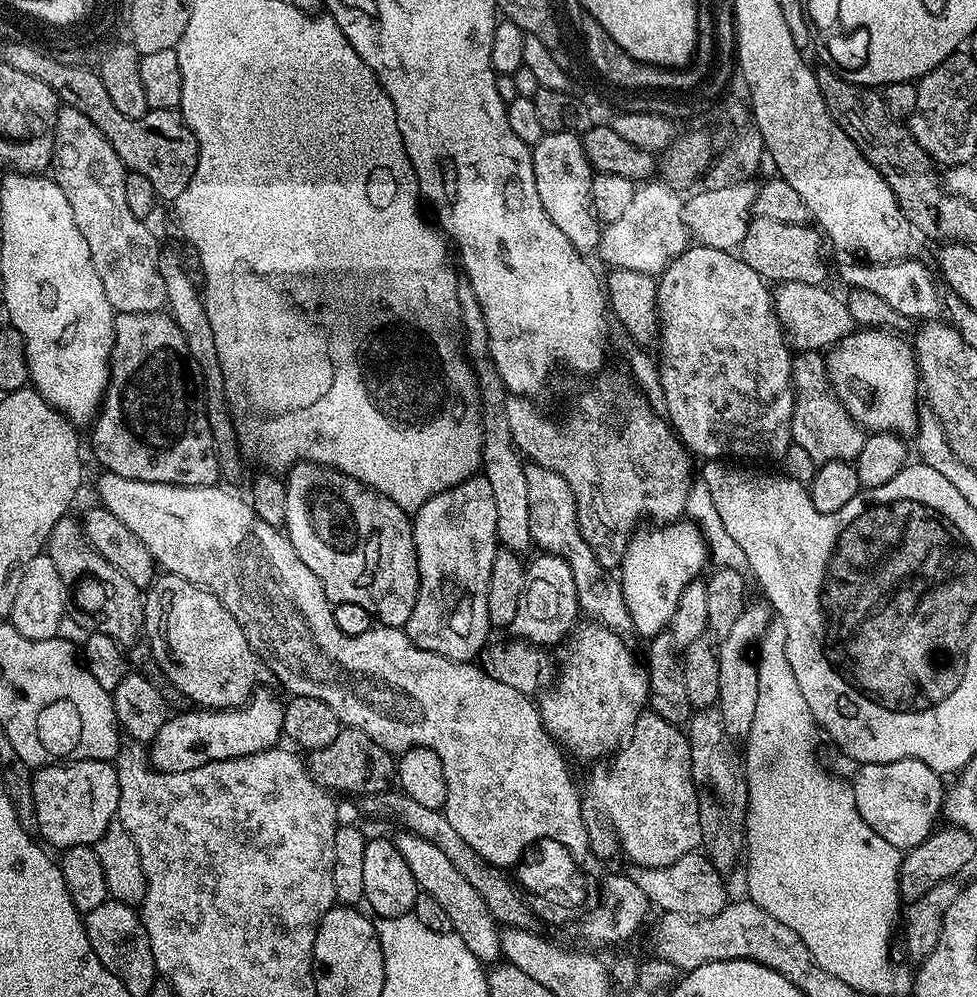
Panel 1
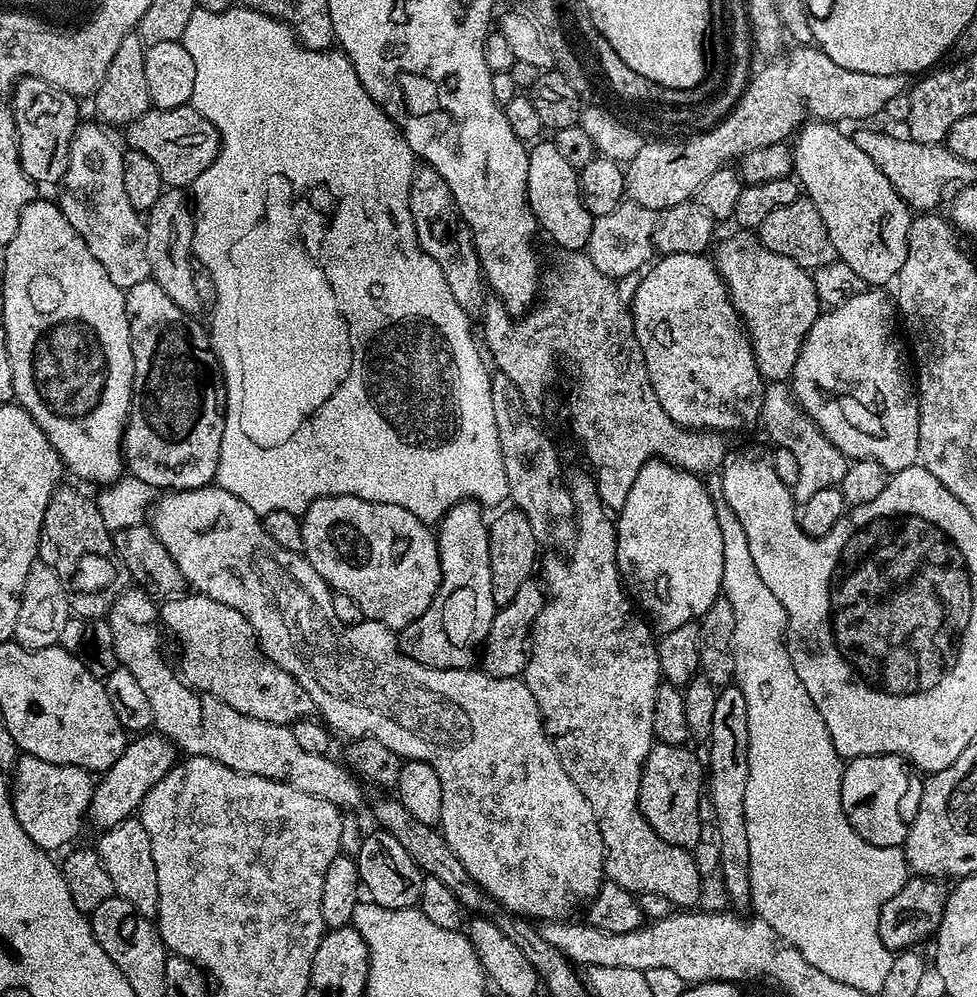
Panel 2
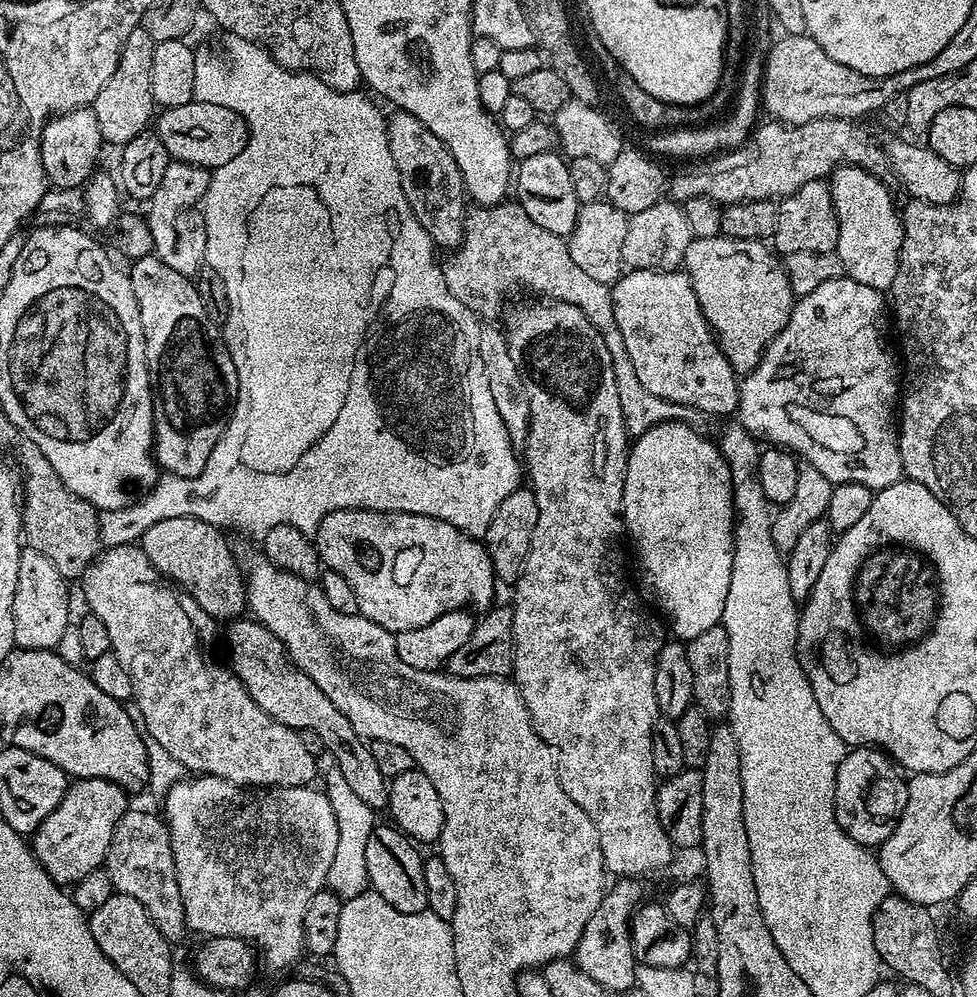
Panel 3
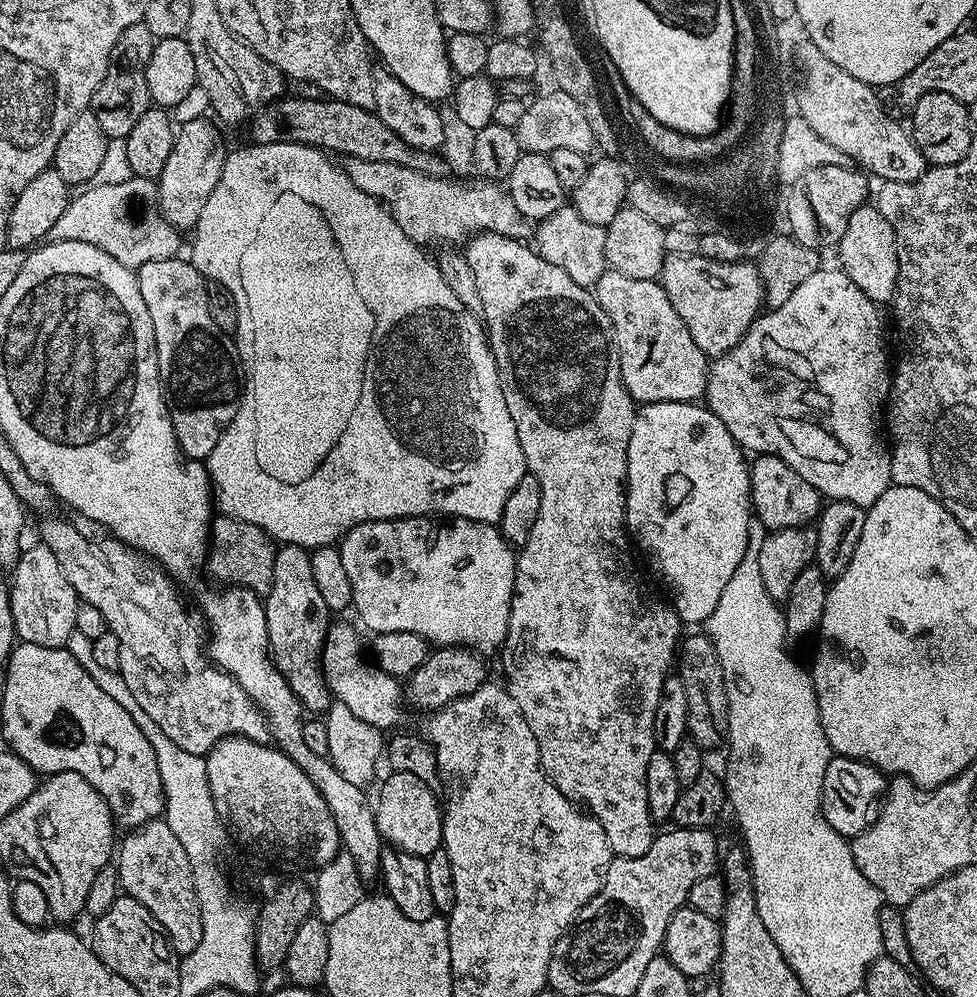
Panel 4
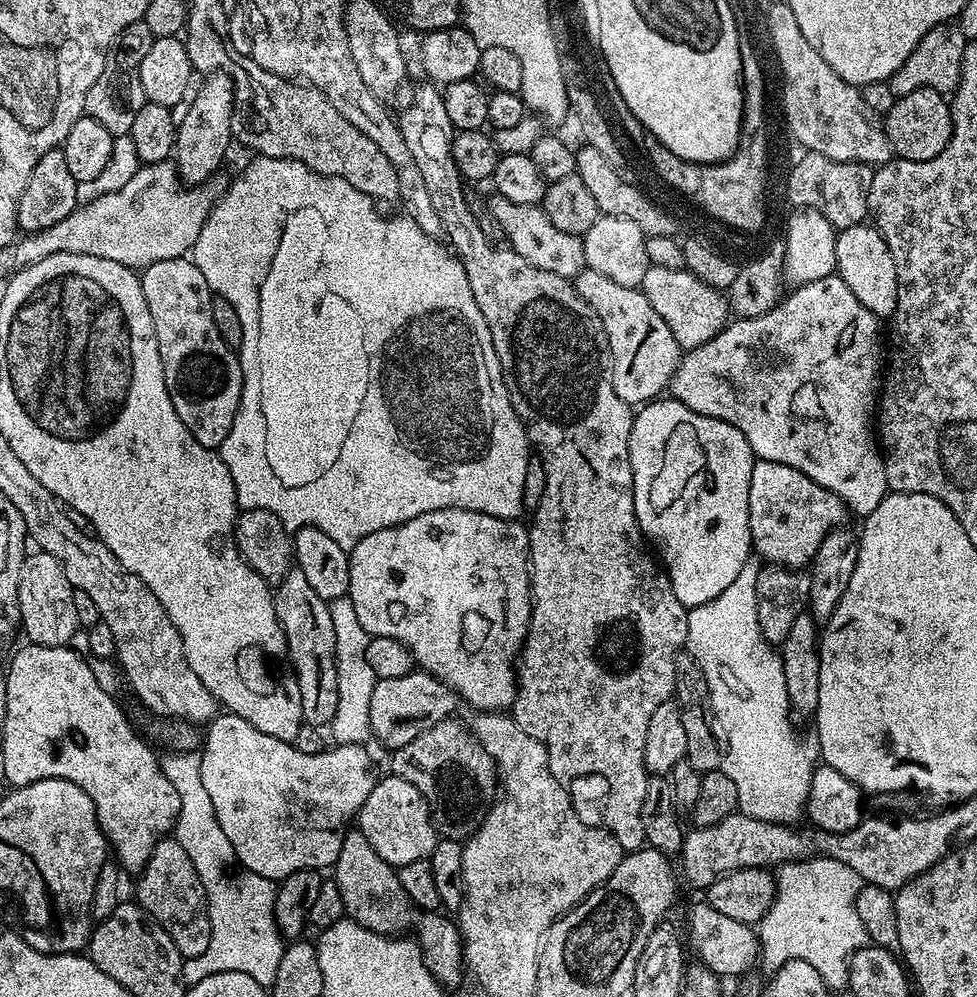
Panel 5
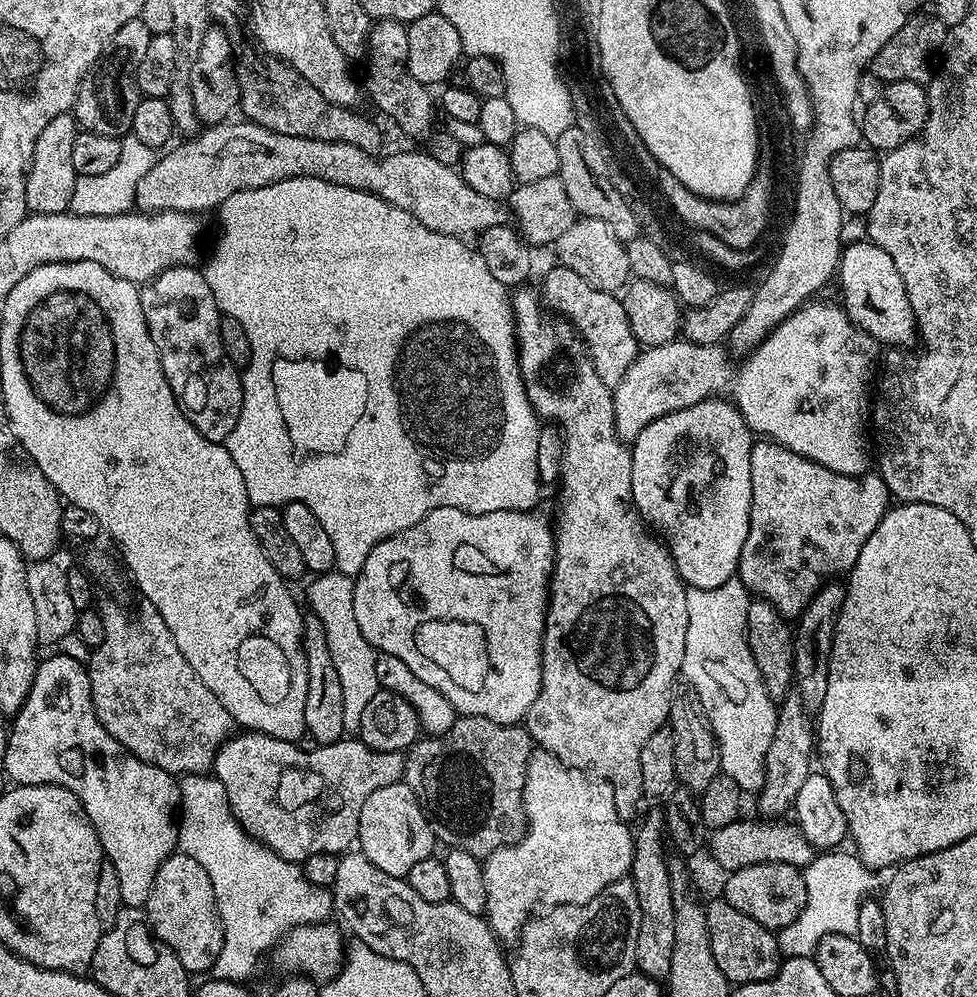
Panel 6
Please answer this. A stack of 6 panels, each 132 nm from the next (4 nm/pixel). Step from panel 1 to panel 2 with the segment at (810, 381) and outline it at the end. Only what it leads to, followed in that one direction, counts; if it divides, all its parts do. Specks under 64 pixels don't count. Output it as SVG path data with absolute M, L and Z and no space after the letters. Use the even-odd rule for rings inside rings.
M772 382L765 387L758 424L764 427L765 434L773 440L776 448L790 450L790 454L794 454L798 461L798 482L791 485L797 505L804 504L806 498L812 497L818 490L839 485L850 463L848 457L842 455L838 446L831 444L820 427L800 409L787 383Z

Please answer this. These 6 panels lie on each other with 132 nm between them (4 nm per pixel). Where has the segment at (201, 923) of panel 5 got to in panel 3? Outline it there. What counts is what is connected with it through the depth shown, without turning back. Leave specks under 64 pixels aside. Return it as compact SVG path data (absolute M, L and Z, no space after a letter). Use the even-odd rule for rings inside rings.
M136 806L122 814L118 826L114 826L114 838L110 838L106 870L113 889L134 898L134 902L142 902L146 914L150 914L150 922L158 926L158 934L176 946L184 935L189 935L190 929L182 906L182 894L178 890L168 826L157 813L156 816Z

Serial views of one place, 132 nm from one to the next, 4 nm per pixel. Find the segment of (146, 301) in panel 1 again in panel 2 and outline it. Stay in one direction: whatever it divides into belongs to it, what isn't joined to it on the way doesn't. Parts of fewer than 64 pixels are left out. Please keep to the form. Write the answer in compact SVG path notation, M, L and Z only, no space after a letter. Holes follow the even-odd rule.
M84 122L76 129L58 203L66 222L70 222L82 242L86 242L90 254L102 262L102 270L106 270L110 282L127 290L149 279L148 230L141 213L136 212L134 206L130 206L130 198L126 198L126 186L122 183L124 152L103 132L105 129L96 124Z

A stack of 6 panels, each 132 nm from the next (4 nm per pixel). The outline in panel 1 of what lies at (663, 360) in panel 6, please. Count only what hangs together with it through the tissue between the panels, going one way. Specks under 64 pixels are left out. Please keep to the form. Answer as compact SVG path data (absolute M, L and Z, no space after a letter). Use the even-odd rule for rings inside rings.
M861 327L845 339L833 344L826 356L826 371L831 391L836 393L841 406L861 428L869 433L895 432L897 436L911 437L916 431L918 403L918 369L916 354L911 343L895 332L885 332L882 328Z

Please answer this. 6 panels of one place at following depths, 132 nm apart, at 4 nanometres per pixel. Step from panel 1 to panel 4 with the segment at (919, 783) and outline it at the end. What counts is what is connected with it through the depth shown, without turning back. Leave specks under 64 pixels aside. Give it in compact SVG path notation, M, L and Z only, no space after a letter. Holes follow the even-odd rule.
M833 755L832 761L826 766L826 778L822 778L820 810L824 813L826 822L830 822L834 830L838 830L838 834L851 838L868 828L874 819L874 809L885 796L886 776L879 768L866 760Z

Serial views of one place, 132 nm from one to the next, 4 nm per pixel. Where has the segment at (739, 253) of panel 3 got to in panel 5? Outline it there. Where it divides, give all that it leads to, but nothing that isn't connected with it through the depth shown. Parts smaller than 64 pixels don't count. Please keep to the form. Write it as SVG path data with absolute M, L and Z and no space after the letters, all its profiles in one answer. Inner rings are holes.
M650 266L642 278L639 289L646 294L650 306L658 310L658 318L670 326L670 334L679 342L681 349L697 348L717 336L730 320L730 309L721 289L702 282L687 268Z

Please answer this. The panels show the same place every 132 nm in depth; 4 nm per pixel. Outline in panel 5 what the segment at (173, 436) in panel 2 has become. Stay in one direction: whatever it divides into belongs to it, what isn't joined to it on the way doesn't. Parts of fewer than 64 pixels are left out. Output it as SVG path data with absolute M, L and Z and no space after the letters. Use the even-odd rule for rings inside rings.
M183 256L166 258L166 262L154 262L149 268L143 269L140 285L142 294L146 294L146 306L150 306L150 318L154 322L170 402L174 402L174 410L182 426L194 434L203 448L219 449L226 434L230 434L230 426L234 426L244 389L244 375L239 355L229 344L222 342L222 334L218 334L218 329L214 327L214 314L210 314L213 290L195 262Z

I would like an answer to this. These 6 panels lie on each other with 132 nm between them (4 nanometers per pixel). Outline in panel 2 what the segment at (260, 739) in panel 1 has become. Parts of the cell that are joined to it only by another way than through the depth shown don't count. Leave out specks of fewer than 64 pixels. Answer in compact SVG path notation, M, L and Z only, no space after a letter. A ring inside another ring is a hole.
M149 730L129 739L122 758L118 758L118 762L114 762L114 766L95 781L87 814L90 824L100 828L99 830L107 830L129 819L139 809L146 794L158 782L162 782L162 778L166 778L168 771L177 762L176 745L155 730Z

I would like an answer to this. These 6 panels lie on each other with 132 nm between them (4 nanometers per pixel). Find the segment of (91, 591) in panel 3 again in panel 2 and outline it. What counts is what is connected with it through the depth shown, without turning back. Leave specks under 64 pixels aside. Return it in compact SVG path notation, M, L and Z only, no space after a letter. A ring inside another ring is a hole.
M126 590L112 603L112 609L108 611L106 619L110 630L114 630L114 646L118 650L119 667L130 670L130 674L134 674L134 679L138 681L138 686L142 686L146 699L150 702L155 731L172 741L181 753L188 756L210 758L214 762L222 762L222 766L230 766L230 770L238 770L271 780L283 780L285 784L294 786L294 790L302 790L302 794L314 794L314 798L322 798L341 810L356 808L363 802L361 783L353 773L339 759L331 760L331 755L319 756L302 750L298 747L298 741L294 739L289 725L267 724L258 718L238 714L234 706L226 706L226 702L218 698L201 695L189 688L178 675L177 669L173 665L172 669L164 661L164 640L160 637L162 625L158 619L158 608L153 597L143 590L132 591Z

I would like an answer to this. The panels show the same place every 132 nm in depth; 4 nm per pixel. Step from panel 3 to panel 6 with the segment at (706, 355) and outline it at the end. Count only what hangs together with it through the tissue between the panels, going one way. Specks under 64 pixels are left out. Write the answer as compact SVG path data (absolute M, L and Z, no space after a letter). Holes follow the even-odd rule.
M553 266L545 274L542 299L553 313L563 316L576 327L602 382L615 390L638 355L638 343L635 334L630 330L623 299L619 295L590 286L590 282L586 282L586 278L579 274L574 274L574 270L559 266Z

